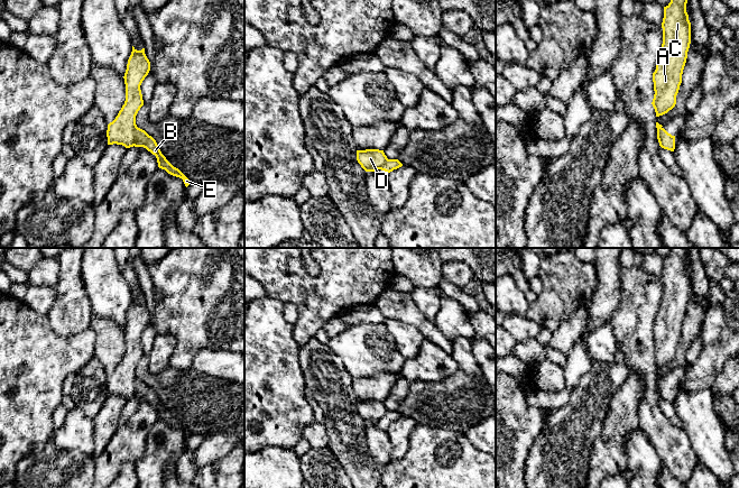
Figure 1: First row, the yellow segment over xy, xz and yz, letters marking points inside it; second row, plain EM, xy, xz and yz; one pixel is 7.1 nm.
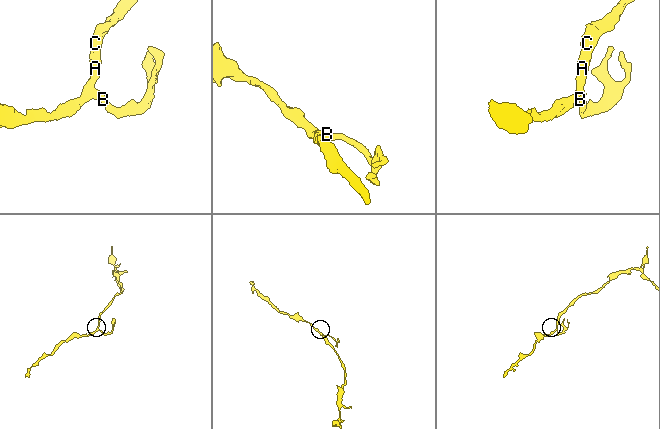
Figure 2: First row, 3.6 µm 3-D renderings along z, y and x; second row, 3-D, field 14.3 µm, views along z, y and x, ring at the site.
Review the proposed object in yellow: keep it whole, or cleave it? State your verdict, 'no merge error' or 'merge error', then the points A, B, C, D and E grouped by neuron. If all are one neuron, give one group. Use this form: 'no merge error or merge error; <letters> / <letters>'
merge error; A C D / B E

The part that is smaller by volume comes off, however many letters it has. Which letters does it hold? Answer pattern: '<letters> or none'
B, E

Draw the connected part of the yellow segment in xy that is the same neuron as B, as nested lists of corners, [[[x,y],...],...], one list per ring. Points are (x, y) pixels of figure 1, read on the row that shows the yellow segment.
[[[137,127],[135,132],[135,147],[144,147],[156,156],[158,167],[165,169],[168,174],[183,179],[187,187],[192,182],[176,167],[174,167],[166,157],[161,154],[156,140],[145,130]]]

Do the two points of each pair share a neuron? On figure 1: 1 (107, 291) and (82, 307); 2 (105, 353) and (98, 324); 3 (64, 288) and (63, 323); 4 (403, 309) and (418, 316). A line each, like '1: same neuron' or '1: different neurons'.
1: different neurons
2: same neuron
3: same neuron
4: same neuron

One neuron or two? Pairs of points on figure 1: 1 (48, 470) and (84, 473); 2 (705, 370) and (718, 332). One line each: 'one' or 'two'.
1: one
2: one

